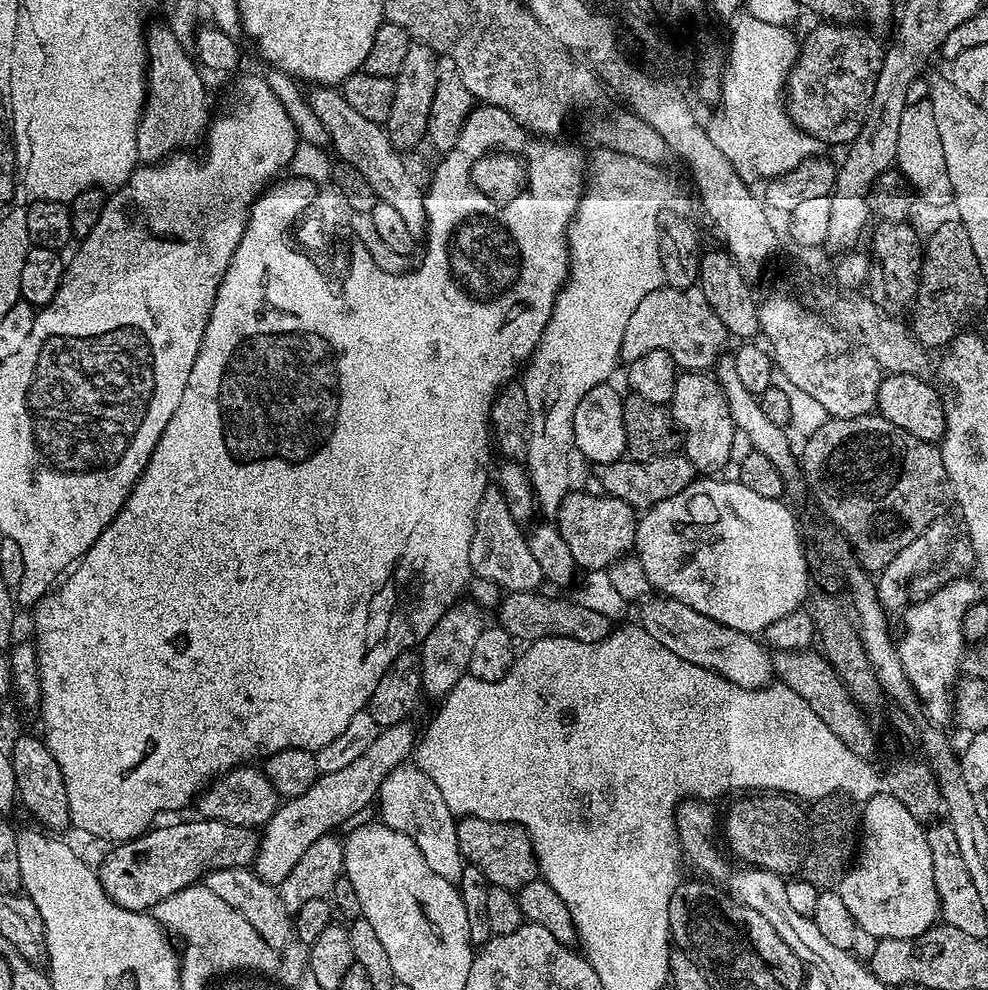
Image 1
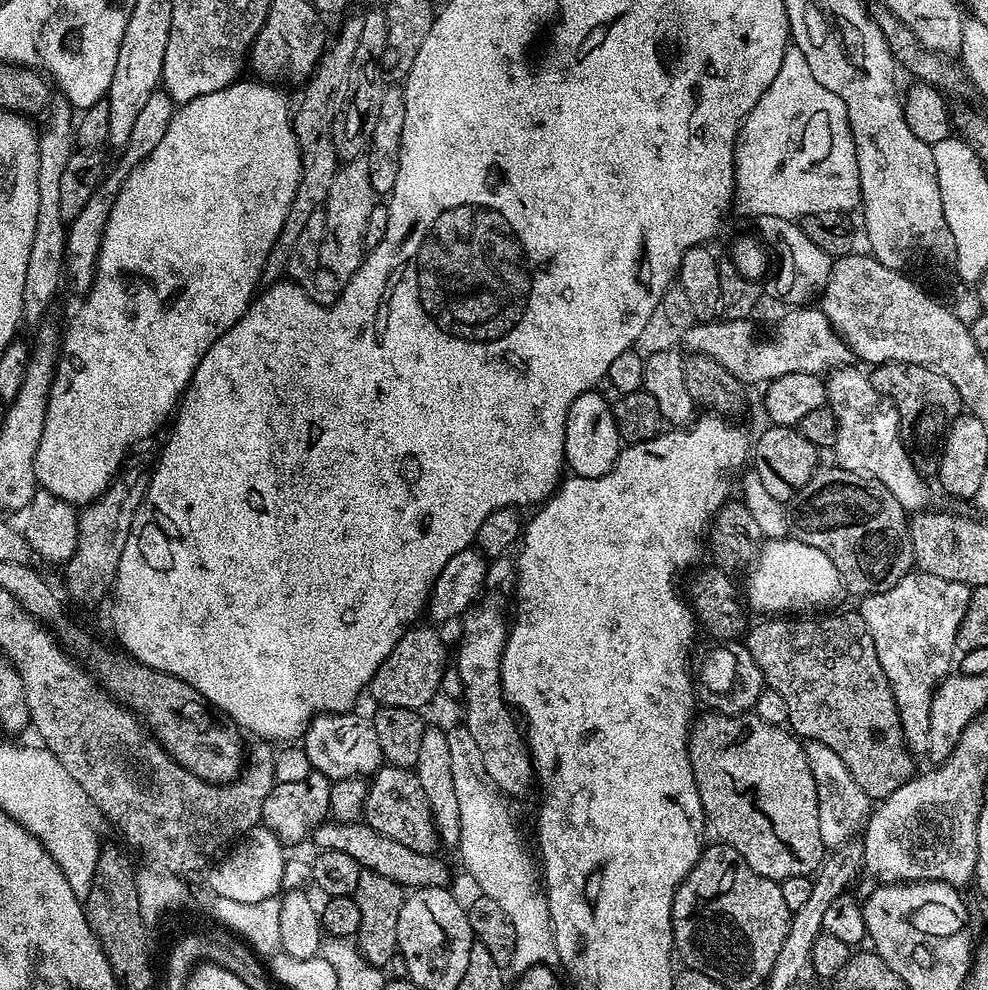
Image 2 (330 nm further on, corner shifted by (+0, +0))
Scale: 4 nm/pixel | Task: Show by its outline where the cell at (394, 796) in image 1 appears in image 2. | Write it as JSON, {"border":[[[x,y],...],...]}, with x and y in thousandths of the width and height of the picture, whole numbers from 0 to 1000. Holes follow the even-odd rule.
{"border":[[[356,717],[343,721],[325,721],[313,731],[312,738],[306,744],[306,755],[314,774],[335,789],[353,784],[376,785],[389,768],[376,726],[371,722],[360,721]]]}

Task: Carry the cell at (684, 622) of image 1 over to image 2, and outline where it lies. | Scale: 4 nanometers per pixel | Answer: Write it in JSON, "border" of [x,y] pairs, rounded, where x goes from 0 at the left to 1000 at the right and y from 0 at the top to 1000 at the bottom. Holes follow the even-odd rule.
{"border":[[[818,749],[814,752],[814,760],[820,770],[820,780],[824,782],[824,794],[828,794],[828,830],[832,838],[832,851],[835,858],[845,859],[865,849],[871,843],[885,815],[882,804],[878,804],[864,790],[864,782],[856,778],[856,770],[844,762],[835,752]]]}

